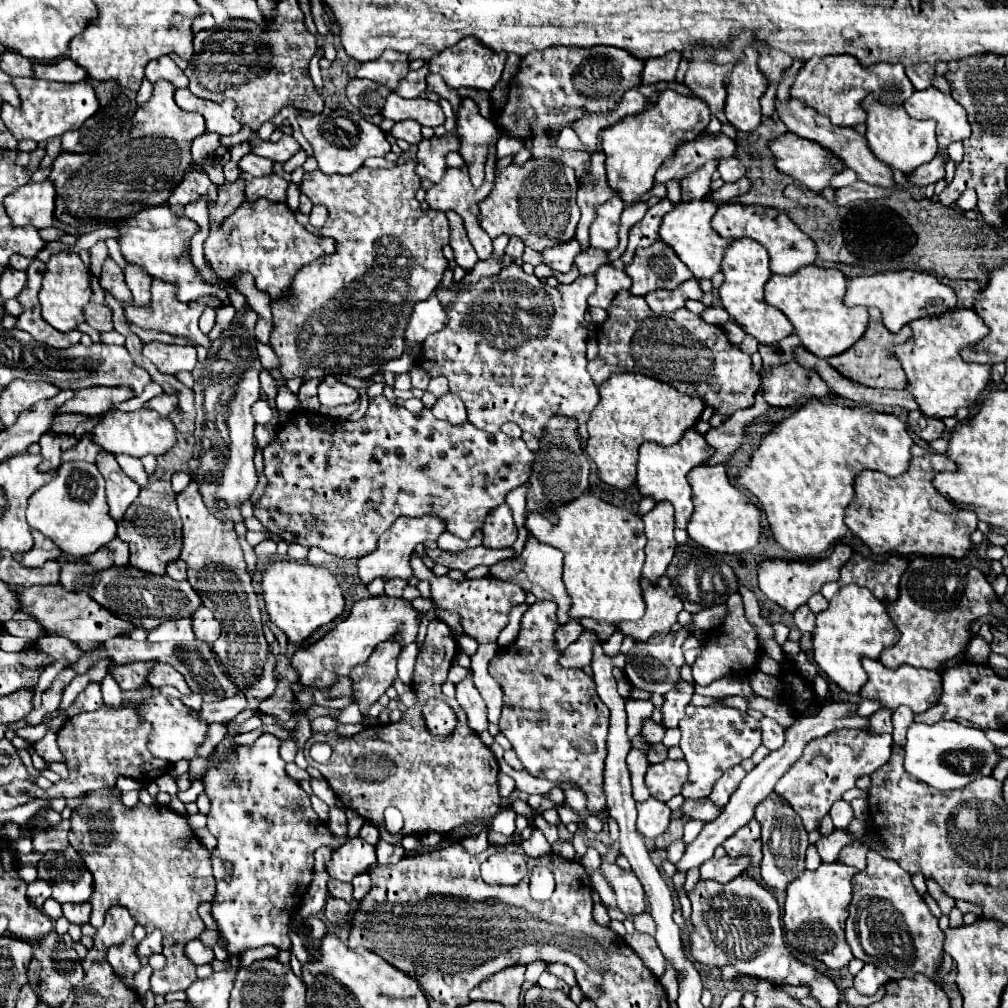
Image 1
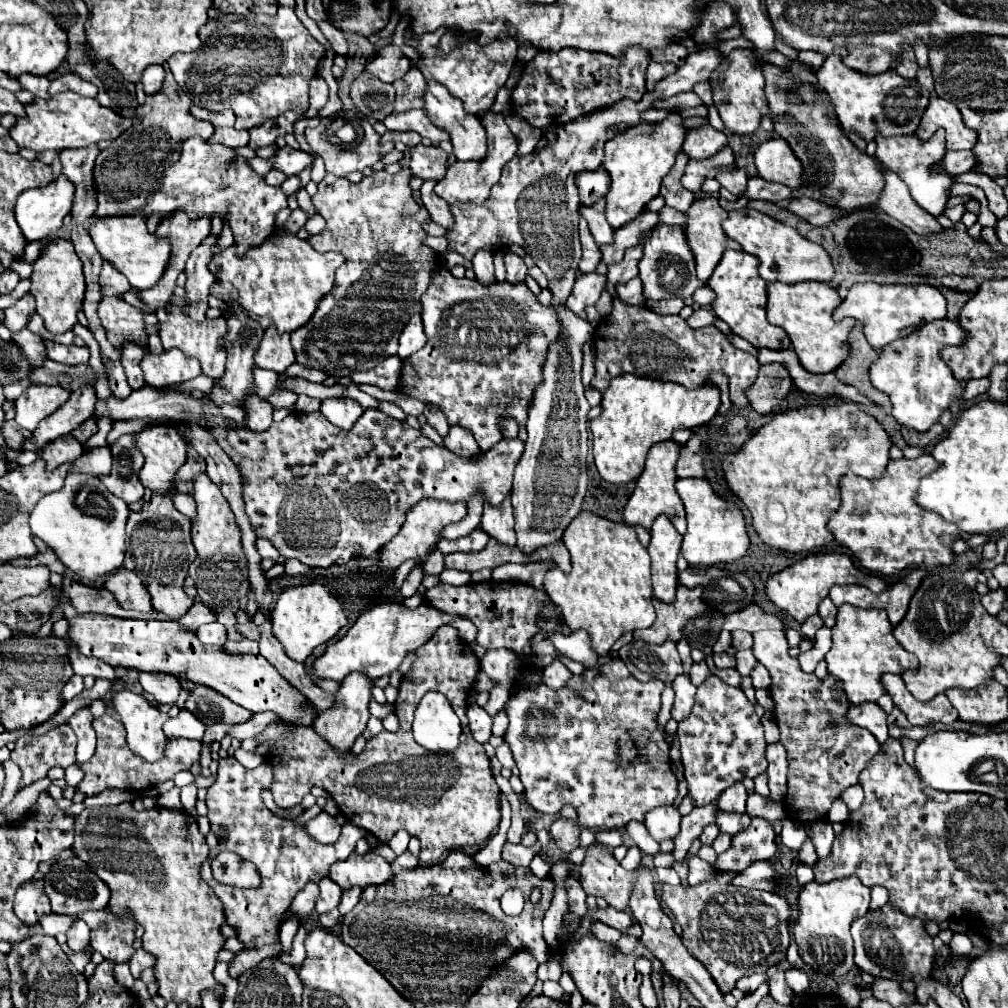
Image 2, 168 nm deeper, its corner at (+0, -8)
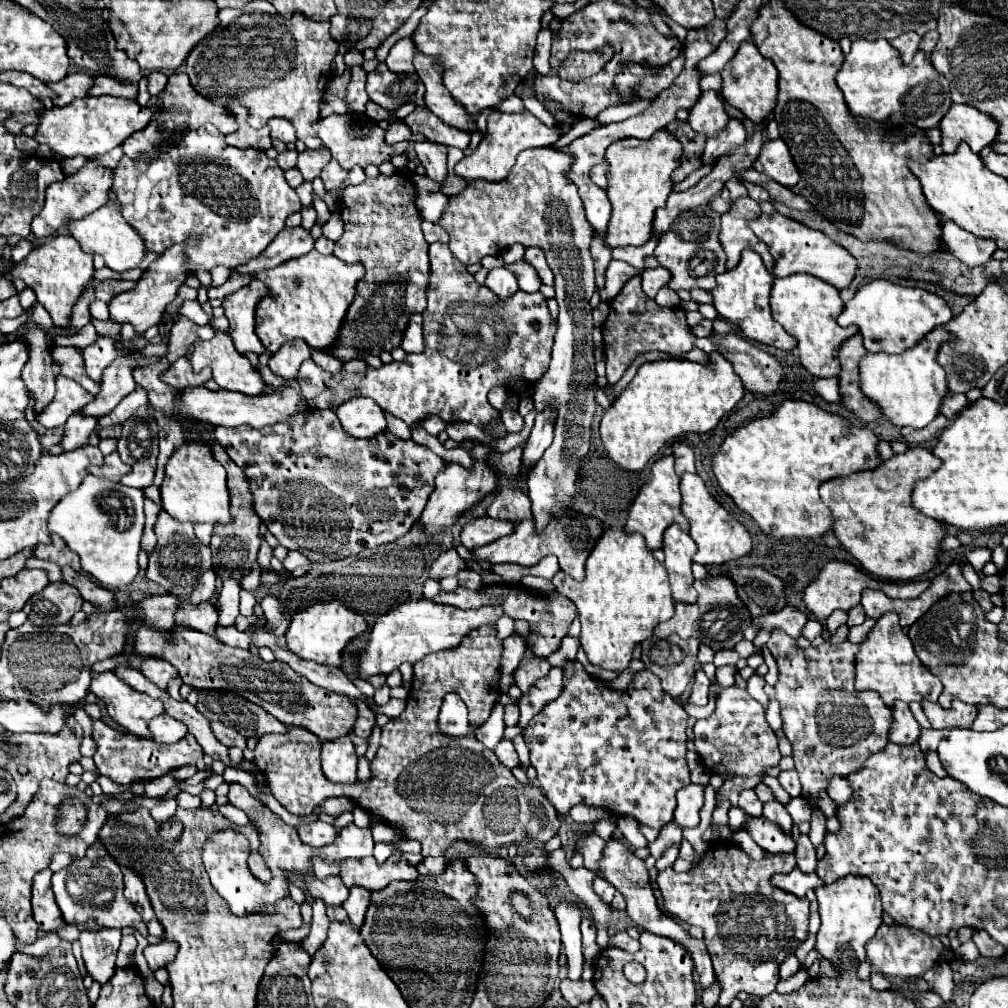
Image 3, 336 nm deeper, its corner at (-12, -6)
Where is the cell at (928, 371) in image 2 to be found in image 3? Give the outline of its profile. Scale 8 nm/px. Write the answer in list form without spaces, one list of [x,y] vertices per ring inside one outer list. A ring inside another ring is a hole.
[[[935,328],[923,340],[901,354],[867,354],[861,360],[861,390],[865,396],[875,400],[887,420],[895,426],[925,428],[941,412],[941,402],[949,394],[945,370],[937,366],[937,348],[949,340],[947,328]]]

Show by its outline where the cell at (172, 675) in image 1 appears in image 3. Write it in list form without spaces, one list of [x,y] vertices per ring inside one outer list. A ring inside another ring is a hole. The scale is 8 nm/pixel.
[[[145,658],[141,662],[141,668],[139,668],[153,684],[157,684],[161,690],[167,690],[169,682],[179,678],[179,672],[177,668],[173,668],[169,662],[165,660],[157,660],[157,658]]]

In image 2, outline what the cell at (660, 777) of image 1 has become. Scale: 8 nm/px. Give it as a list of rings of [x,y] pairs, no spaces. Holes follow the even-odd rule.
[[[612,660],[607,664],[598,666],[594,669],[585,669],[580,675],[571,676],[571,680],[559,690],[549,690],[547,686],[539,686],[535,690],[517,690],[509,702],[505,704],[505,710],[507,710],[507,716],[509,716],[509,728],[507,728],[507,734],[505,734],[505,740],[507,744],[511,746],[511,752],[513,752],[513,758],[517,762],[517,768],[519,768],[519,778],[525,786],[525,800],[539,812],[543,814],[557,814],[565,804],[571,804],[577,808],[579,812],[579,826],[581,828],[591,828],[591,830],[615,830],[615,828],[625,828],[631,820],[637,820],[637,822],[643,822],[645,820],[645,814],[649,810],[653,810],[655,806],[667,806],[667,804],[673,804],[675,796],[677,796],[677,778],[675,778],[675,772],[673,772],[673,766],[671,766],[671,760],[669,760],[669,742],[665,742],[663,738],[667,738],[665,734],[659,734],[659,732],[665,732],[665,728],[661,724],[657,724],[657,712],[661,708],[661,692],[663,692],[663,682],[661,680],[649,680],[649,682],[639,682],[635,676],[629,674],[627,666],[619,664],[617,660]]]

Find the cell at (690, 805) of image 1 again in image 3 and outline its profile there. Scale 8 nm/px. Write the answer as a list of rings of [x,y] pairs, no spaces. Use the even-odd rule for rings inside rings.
[[[749,816],[749,820],[745,822],[745,830],[767,852],[781,854],[781,852],[793,852],[795,850],[795,842],[791,840],[791,836],[783,834],[781,828],[777,828],[777,824],[765,820],[763,816],[759,816],[759,818]]]

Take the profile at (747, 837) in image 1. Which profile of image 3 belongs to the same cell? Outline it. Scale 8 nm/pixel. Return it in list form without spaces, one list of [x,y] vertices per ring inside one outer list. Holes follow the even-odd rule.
[[[769,802],[769,804],[765,804],[763,816],[765,816],[767,820],[771,820],[773,824],[777,824],[783,832],[791,832],[793,820],[791,820],[791,816],[787,814],[787,810],[785,810],[783,804],[779,804],[779,802]]]

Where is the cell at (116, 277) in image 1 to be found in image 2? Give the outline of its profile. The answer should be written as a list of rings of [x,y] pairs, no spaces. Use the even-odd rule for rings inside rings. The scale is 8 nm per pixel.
[[[103,298],[99,302],[99,318],[107,332],[107,340],[119,352],[125,344],[137,344],[147,350],[147,332],[143,310],[127,304],[121,298]]]

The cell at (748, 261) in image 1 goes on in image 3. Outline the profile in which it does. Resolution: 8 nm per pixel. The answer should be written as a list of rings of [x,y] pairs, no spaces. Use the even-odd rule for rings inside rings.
[[[747,248],[747,250],[743,250],[741,260],[733,270],[727,270],[721,276],[717,276],[717,286],[711,290],[713,306],[721,318],[727,318],[733,324],[737,324],[749,340],[769,344],[769,346],[775,346],[781,350],[793,350],[797,346],[797,342],[771,316],[771,306],[769,306],[771,284],[773,284],[773,276],[765,268],[761,256],[757,252],[753,252],[751,248]]]

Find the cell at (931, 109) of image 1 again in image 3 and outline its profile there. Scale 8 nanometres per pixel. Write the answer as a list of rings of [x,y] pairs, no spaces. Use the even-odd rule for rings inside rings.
[[[953,104],[943,116],[939,128],[943,152],[955,152],[961,140],[967,142],[973,152],[981,152],[995,140],[999,130],[991,116],[977,112],[967,104]]]

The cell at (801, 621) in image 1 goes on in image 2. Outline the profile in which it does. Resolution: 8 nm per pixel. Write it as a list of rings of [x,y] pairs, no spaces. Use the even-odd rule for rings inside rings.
[[[815,614],[813,618],[807,618],[807,620],[801,624],[801,632],[803,632],[805,638],[813,640],[813,638],[815,638],[815,632],[817,632],[821,626],[823,626],[823,620],[821,620],[821,616]]]

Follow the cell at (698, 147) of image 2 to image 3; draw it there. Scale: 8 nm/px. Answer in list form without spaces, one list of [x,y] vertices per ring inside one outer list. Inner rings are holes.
[[[703,92],[697,104],[689,110],[689,126],[705,136],[717,136],[729,124],[729,116],[717,92]]]

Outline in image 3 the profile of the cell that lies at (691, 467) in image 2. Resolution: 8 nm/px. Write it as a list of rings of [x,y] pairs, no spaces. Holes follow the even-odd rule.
[[[685,442],[673,444],[673,456],[675,456],[675,472],[683,476],[685,472],[695,472],[695,454]]]

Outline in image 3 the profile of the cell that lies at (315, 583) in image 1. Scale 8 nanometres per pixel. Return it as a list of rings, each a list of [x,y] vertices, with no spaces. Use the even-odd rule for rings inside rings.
[[[331,600],[331,602],[317,602],[309,608],[303,608],[299,612],[293,614],[289,630],[285,634],[287,640],[287,648],[301,656],[303,660],[313,660],[317,664],[331,664],[331,666],[339,666],[341,664],[341,652],[345,648],[345,644],[363,634],[367,628],[367,622],[363,620],[363,616],[357,616],[353,610],[349,610],[345,604]]]

